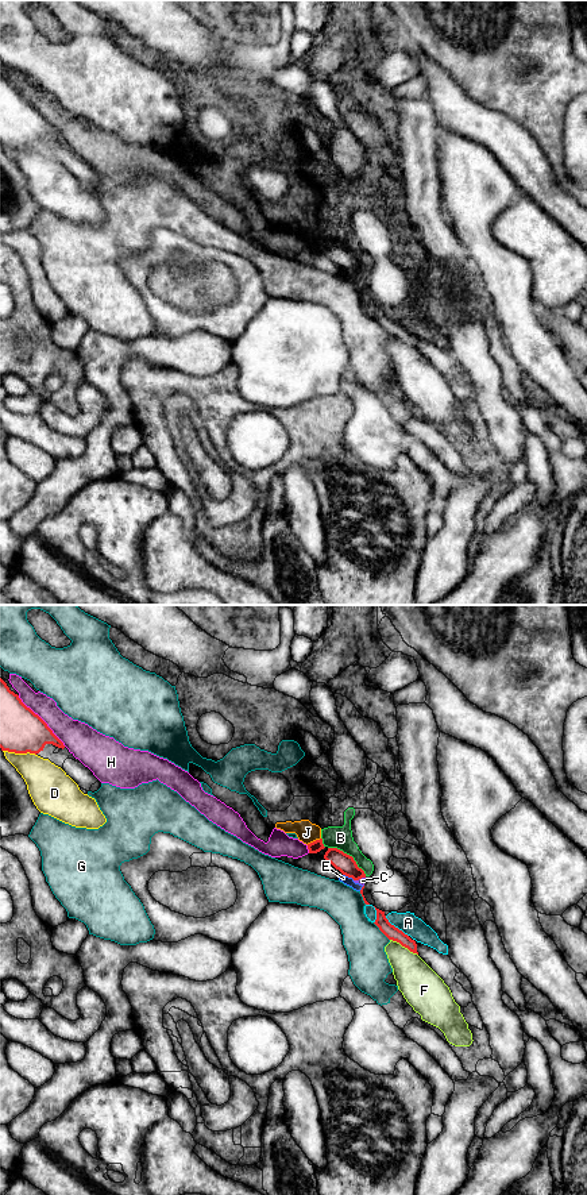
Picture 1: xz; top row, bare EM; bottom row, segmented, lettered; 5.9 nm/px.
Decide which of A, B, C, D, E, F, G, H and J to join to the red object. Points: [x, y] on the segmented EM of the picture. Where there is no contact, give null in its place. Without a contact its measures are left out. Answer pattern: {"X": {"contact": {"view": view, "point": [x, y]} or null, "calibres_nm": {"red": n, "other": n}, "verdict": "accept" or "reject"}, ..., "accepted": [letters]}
{"A": {"contact": {"view": "xz", "point": [394, 926]}, "calibres_nm": {"red": 80, "other": 120}, "verdict": "reject"}, "B": {"contact": {"view": "xz", "point": [348, 855]}, "calibres_nm": {"red": 110, "other": 140}, "verdict": "reject"}, "C": {"contact": {"view": "xz", "point": [359, 878]}, "calibres_nm": {"red": 110, "other": 40}, "verdict": "reject"}, "D": {"contact": {"view": "xz", "point": [19, 752]}, "calibres_nm": {"red": 260, "other": 240}, "verdict": "reject"}, "E": {"contact": {"view": "xz", "point": [348, 877]}, "calibres_nm": {"red": 110, "other": 50}, "verdict": "reject"}, "F": {"contact": {"view": "xz", "point": [404, 945]}, "calibres_nm": {"red": 80, "other": 240}, "verdict": "reject"}, "G": {"contact": {"view": "xz", "point": [381, 931]}, "calibres_nm": {"red": 80, "other": 240}, "verdict": "reject"}, "H": {"contact": {"view": "xz", "point": [42, 720]}, "calibres_nm": {"red": 260, "other": 190}, "verdict": "reject"}, "J": {"contact": {"view": "xz", "point": [313, 841]}, "calibres_nm": {"red": 70, "other": 130}, "verdict": "reject"}, "accepted": []}

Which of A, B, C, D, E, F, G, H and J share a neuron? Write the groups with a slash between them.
A B C E J / D / F / G / H

